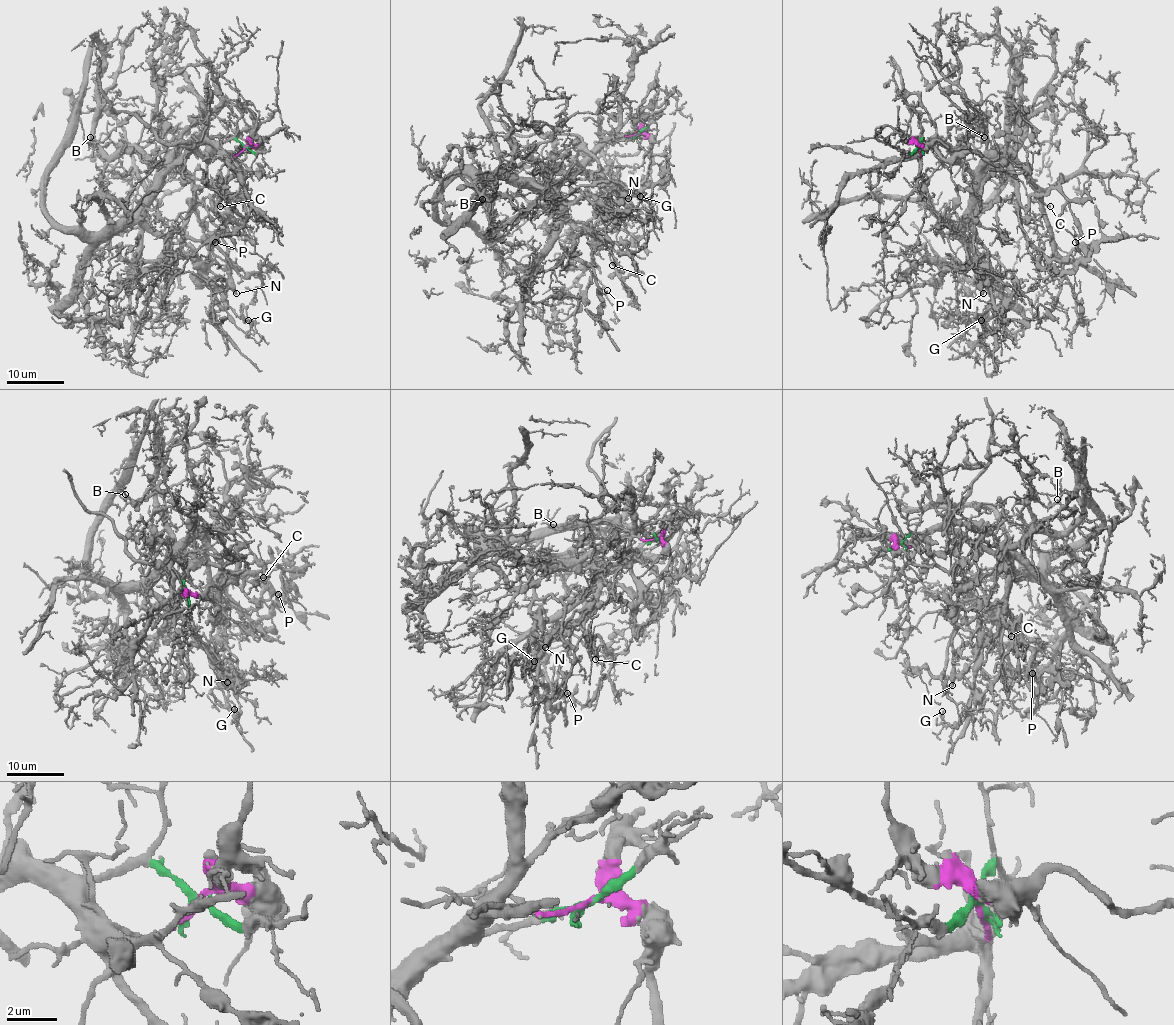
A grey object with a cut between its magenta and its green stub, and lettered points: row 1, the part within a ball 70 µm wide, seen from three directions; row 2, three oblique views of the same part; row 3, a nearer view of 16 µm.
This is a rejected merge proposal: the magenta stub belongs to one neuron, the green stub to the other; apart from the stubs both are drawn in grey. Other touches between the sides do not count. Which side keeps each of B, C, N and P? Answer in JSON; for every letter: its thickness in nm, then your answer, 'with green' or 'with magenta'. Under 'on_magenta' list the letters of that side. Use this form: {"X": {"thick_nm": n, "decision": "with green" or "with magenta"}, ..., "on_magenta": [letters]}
{"B": {"thick_nm": 130, "decision": "with green"}, "C": {"thick_nm": 110, "decision": "with green"}, "N": {"thick_nm": 360, "decision": "with magenta"}, "P": {"thick_nm": 190, "decision": "with green"}, "on_magenta": ["N"]}

